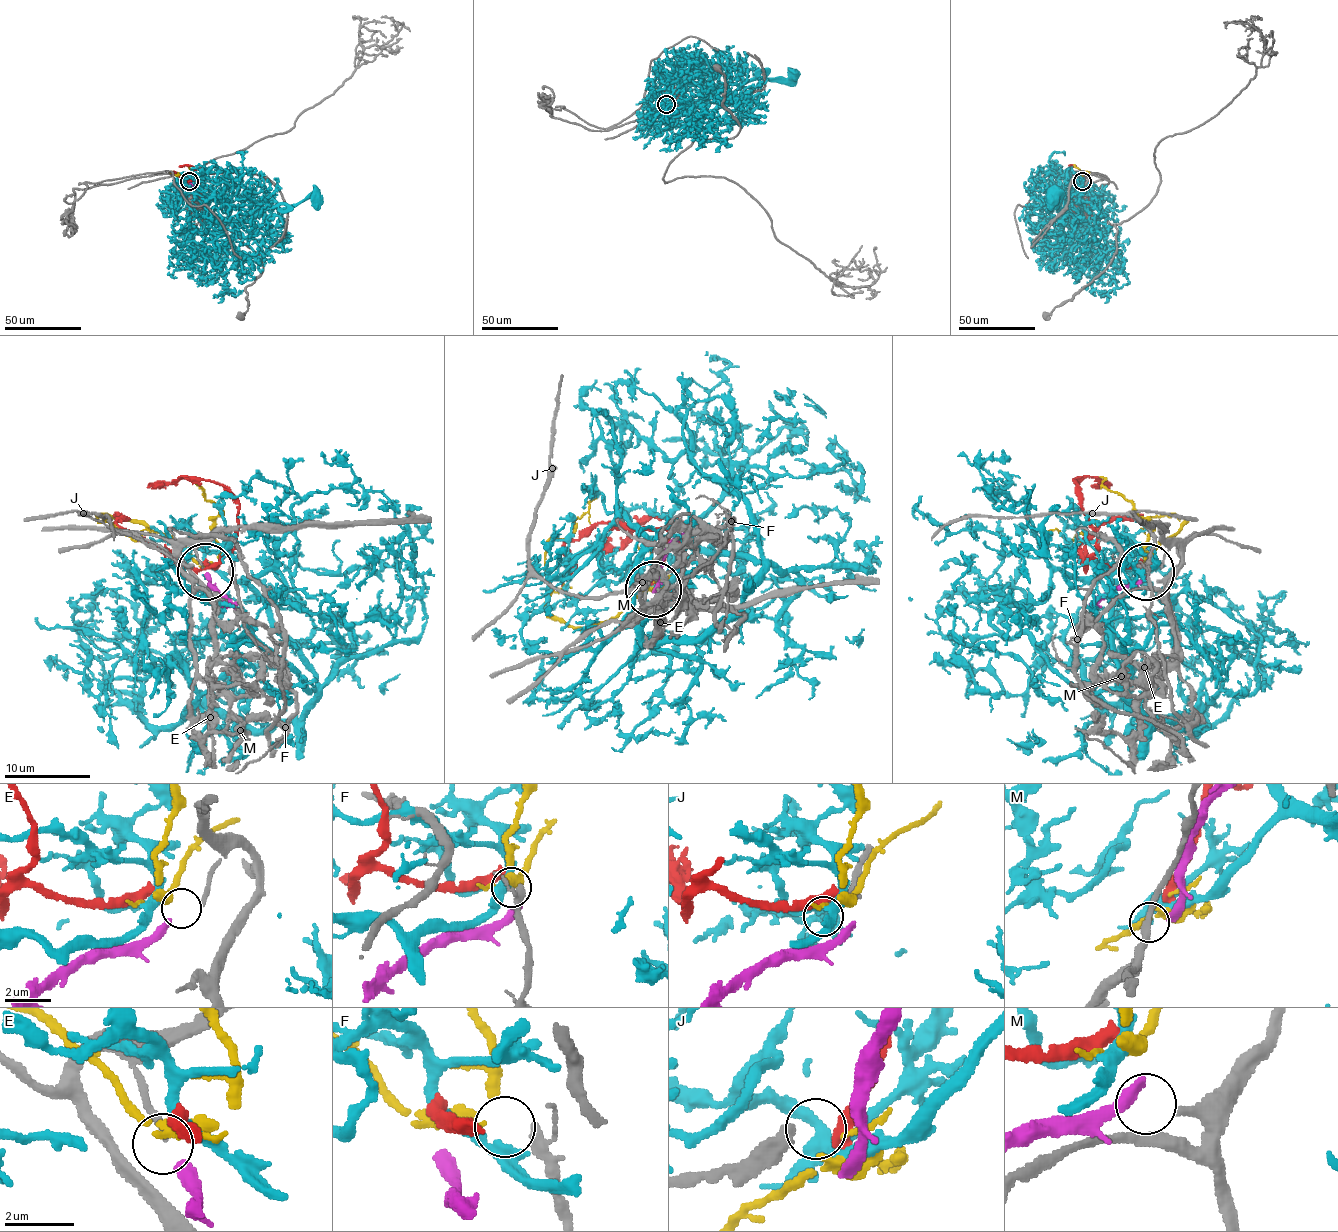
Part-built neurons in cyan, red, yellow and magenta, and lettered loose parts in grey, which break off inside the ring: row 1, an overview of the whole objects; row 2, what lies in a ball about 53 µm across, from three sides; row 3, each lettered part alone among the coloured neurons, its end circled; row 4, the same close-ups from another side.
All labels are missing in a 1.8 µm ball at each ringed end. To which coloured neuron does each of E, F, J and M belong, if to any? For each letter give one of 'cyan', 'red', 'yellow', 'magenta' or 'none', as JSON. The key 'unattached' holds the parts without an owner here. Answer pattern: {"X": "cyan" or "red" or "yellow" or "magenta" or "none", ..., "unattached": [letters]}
{"E": "magenta", "F": "yellow", "J": "none", "M": "none", "unattached": ["J", "M"]}

